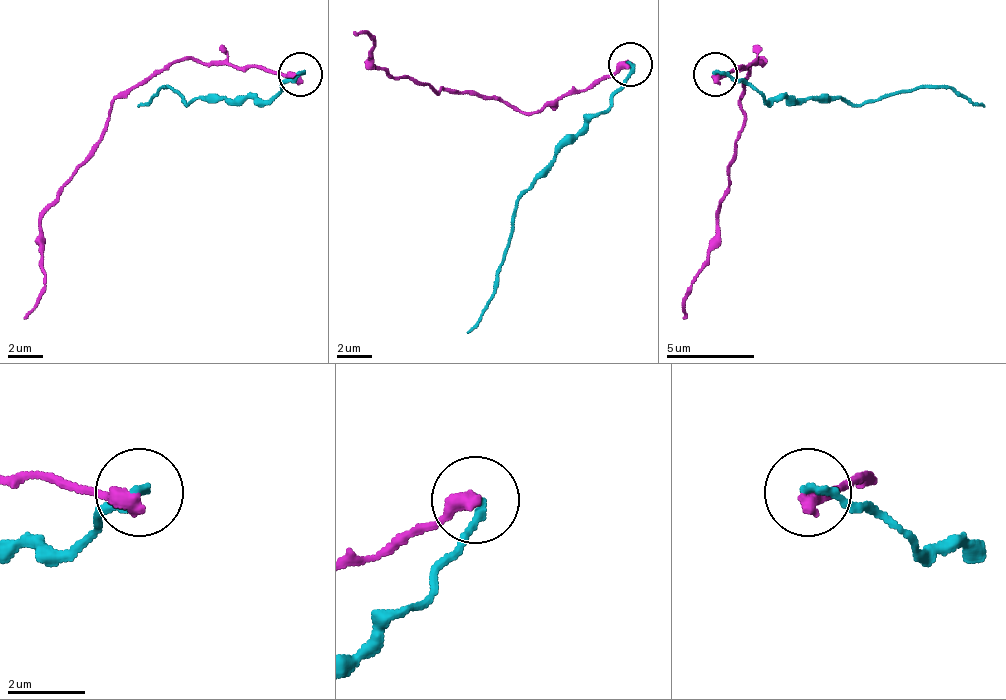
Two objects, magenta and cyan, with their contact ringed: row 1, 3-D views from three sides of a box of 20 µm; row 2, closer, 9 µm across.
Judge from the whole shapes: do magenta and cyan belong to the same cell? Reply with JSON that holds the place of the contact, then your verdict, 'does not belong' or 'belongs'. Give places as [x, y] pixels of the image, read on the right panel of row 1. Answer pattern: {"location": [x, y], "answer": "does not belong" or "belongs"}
{"location": [715, 74], "answer": "does not belong"}

